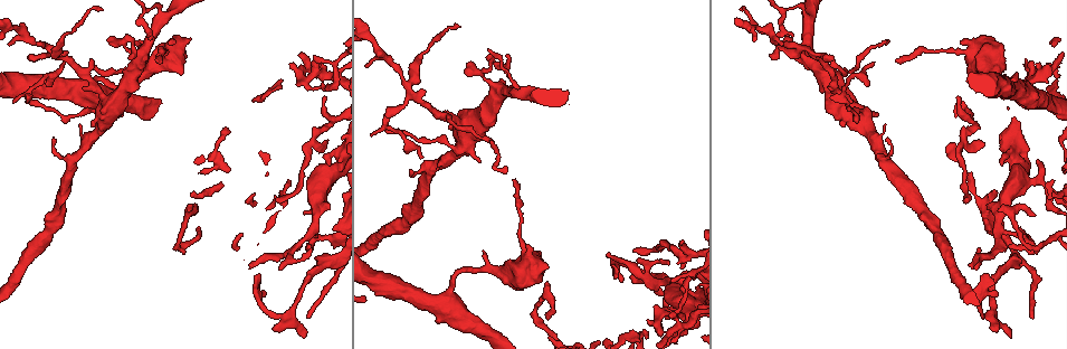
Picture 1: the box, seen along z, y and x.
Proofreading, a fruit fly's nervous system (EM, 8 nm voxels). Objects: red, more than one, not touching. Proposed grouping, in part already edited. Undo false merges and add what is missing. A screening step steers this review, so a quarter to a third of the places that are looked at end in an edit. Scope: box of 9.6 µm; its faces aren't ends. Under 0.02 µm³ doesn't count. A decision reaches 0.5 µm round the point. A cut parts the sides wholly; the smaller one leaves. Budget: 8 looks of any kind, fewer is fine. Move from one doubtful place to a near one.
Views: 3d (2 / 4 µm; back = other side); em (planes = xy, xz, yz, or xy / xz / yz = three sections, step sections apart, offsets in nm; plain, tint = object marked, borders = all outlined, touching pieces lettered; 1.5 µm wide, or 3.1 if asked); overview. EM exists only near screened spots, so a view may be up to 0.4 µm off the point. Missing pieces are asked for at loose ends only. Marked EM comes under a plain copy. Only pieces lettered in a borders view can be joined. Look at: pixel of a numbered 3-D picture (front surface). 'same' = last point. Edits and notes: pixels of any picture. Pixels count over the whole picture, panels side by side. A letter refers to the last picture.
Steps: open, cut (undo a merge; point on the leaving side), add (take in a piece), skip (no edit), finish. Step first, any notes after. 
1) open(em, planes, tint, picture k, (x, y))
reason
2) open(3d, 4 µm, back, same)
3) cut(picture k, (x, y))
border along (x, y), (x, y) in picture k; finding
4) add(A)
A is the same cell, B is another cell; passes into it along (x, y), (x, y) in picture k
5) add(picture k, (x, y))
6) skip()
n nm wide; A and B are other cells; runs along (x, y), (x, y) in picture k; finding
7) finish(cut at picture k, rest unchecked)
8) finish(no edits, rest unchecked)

open(3d, 2 µm, back, picture 1, (464, 72))

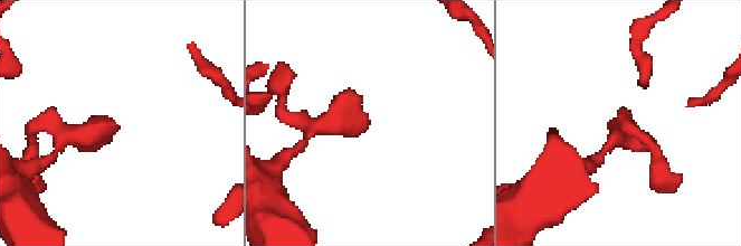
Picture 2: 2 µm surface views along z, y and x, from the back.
open(em, planes, tint, picture 2, (624, 134))

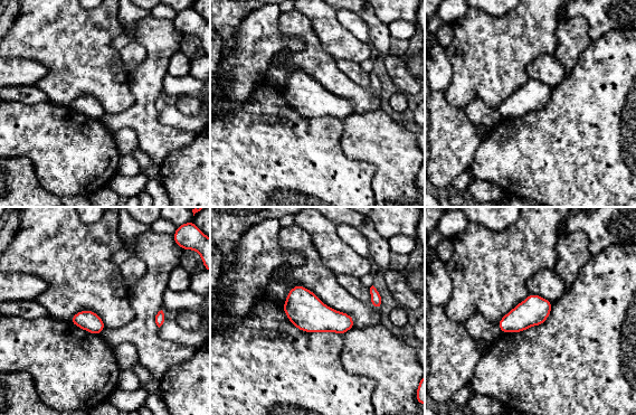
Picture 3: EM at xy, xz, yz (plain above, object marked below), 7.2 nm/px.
open(em, planes, borders, same)

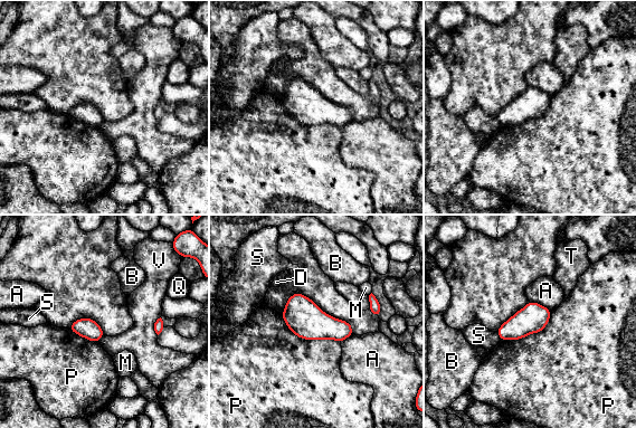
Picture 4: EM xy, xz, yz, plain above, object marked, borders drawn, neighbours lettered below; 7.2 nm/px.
skip()
A, B, D, M, P, Q, S, T and V are other cells; border along (281, 314), (301, 338), (340, 343) in picture 4; no lettered piece goes on from it

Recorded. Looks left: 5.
open(em, xz, step 8, tint, picture 1, (182, 70))
stops while still wide

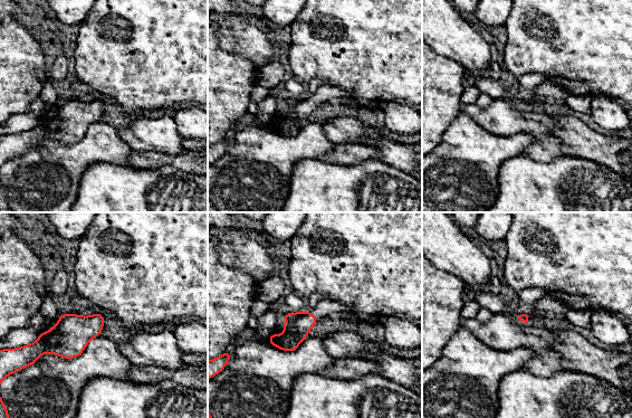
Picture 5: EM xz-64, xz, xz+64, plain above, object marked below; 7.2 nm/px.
open(em, planes, borders, same)

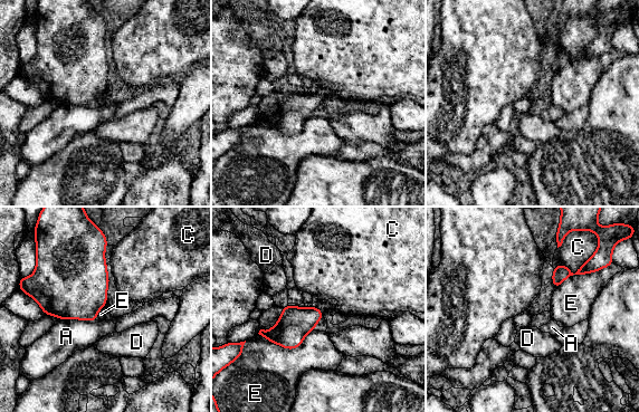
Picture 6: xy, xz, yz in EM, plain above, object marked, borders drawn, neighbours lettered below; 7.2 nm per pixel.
skip()
E touches over 400 nm; A, C, D and E are other cells; none of them fits

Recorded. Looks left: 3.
open(em, xy, step 8, borders, picture 1, (996, 294))
tapers out

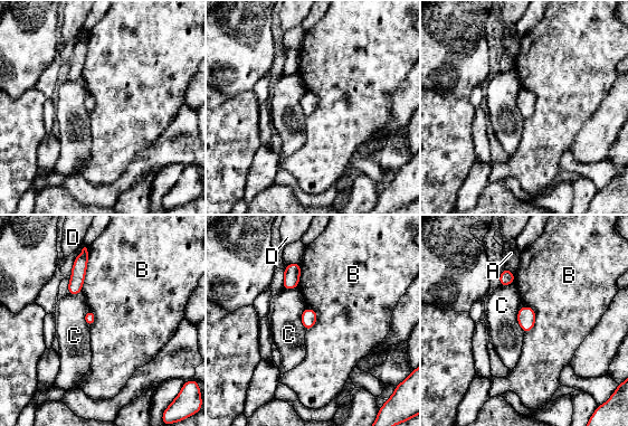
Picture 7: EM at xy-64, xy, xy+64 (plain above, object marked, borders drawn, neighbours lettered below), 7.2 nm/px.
skip()
A, B, C and D are other cells; none of them fits

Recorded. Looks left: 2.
finish(no edits, rest unchecked)

